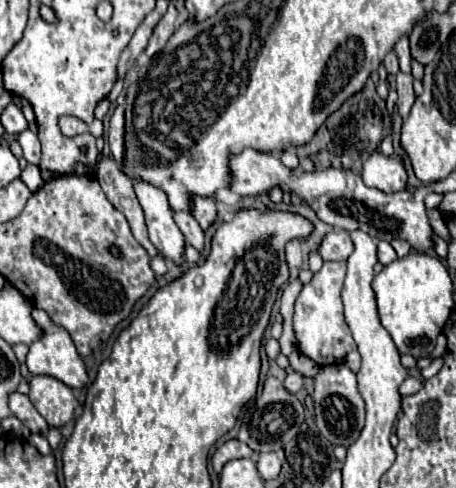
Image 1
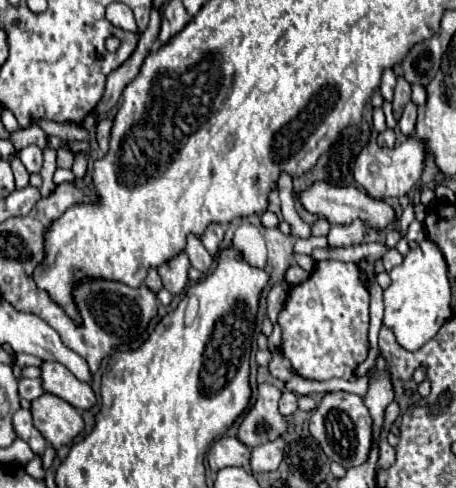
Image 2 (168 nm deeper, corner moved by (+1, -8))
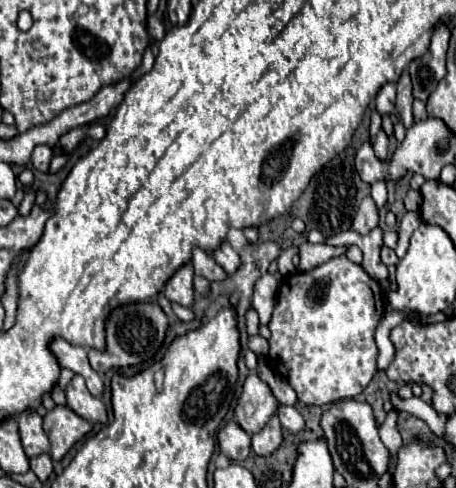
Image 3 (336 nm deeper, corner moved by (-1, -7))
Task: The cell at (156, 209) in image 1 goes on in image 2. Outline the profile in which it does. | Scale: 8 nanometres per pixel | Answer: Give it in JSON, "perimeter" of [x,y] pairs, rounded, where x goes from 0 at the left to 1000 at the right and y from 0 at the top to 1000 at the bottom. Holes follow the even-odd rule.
{"perimeter":[[[393,516],[388,525],[379,525],[375,533],[357,537],[344,553],[349,553],[349,566],[357,574],[357,586],[375,598],[375,602],[393,602],[401,598],[401,590],[410,586],[410,553],[419,549],[414,541],[414,529],[410,529],[410,516]]]}

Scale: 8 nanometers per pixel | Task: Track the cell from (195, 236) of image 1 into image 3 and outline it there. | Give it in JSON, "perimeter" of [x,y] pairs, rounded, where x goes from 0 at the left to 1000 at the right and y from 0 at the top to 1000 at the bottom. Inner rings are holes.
{"perimeter":[[[436,506],[423,514],[419,539],[423,539],[428,564],[450,568],[454,576],[493,576],[498,572],[498,559],[476,543],[476,535]]]}

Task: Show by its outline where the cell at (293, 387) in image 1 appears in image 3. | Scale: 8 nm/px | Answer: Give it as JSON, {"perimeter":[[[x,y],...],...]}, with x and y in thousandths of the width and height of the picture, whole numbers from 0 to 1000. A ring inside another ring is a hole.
{"perimeter":[[[616,830],[612,834],[612,859],[616,859],[621,879],[629,879],[638,887],[656,887],[669,875],[669,863],[664,863],[664,855],[656,850],[656,842],[647,834]]]}

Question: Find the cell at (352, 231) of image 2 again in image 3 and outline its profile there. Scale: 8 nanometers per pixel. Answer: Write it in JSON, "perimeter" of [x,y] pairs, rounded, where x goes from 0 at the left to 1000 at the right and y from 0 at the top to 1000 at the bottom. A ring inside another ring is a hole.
{"perimeter":[[[800,404],[774,449],[774,469],[792,482],[805,482],[818,465],[827,465],[827,453],[831,453],[831,428],[814,404]]]}

